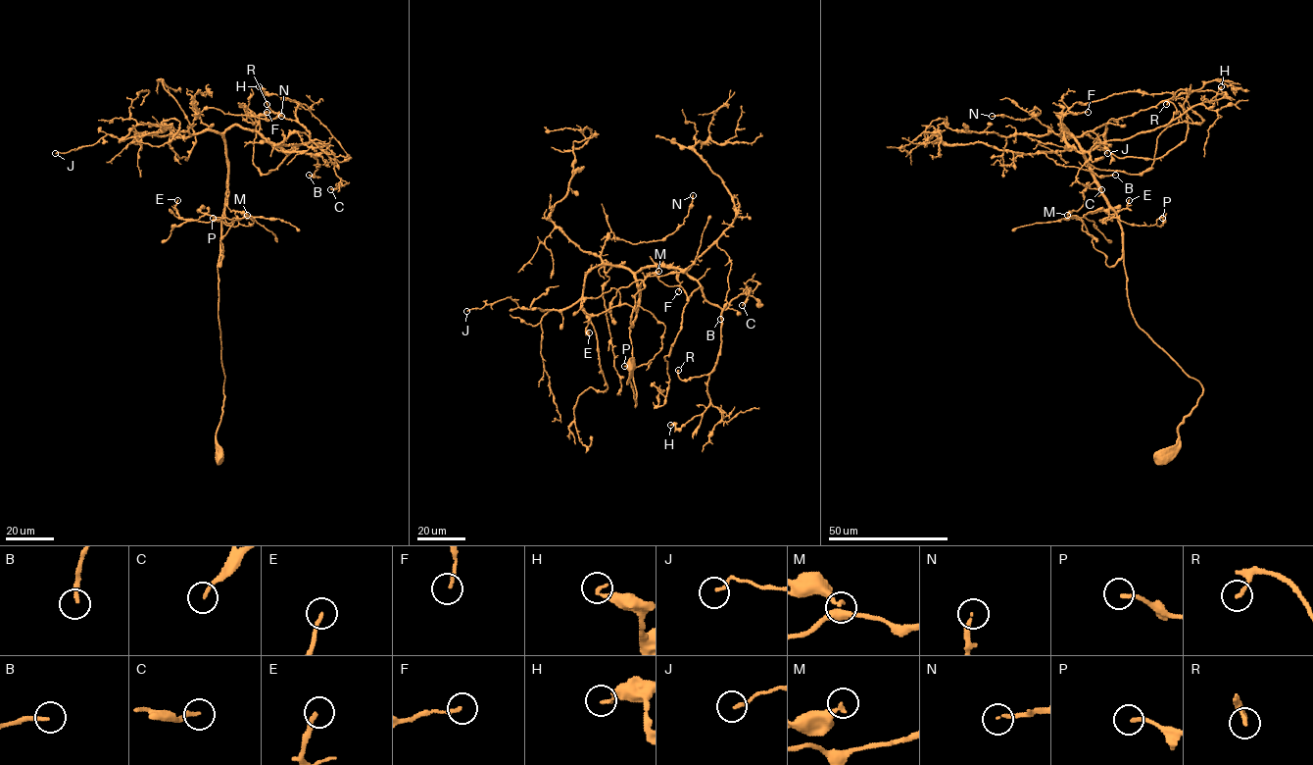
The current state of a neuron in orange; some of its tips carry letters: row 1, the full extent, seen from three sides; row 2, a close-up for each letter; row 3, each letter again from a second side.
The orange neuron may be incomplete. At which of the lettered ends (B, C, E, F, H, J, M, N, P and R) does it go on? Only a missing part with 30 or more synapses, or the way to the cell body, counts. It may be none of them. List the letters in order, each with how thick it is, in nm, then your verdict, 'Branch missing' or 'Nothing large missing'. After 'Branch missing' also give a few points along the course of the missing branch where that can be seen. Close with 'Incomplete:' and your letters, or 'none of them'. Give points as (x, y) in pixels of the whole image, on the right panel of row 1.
B: Thickness 190 nm. Nothing large missing
C: Thickness 160 nm. Nothing large missing
E: Thickness 190 nm. Branch missing. Course of what is missing: (1129, 200), (1129, 187), (1140, 171), (1160, 165), (1188, 167), (1208, 160), (1227, 160), (1249, 141)
F: Thickness 160 nm. Nothing large missing
H: Thickness 150 nm. Nothing large missing
J: Thickness 150 nm. Nothing large missing
M: Thickness 260 nm. Nothing large missing
N: Thickness 170 nm. Nothing large missing
P: Thickness 180 nm. Nothing large missing
R: Thickness 160 nm. Nothing large missing
Incomplete: E

